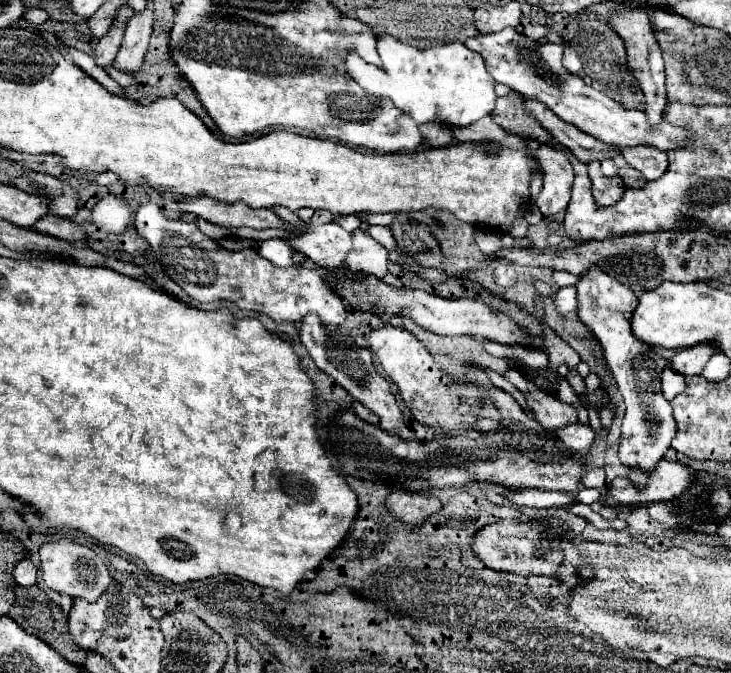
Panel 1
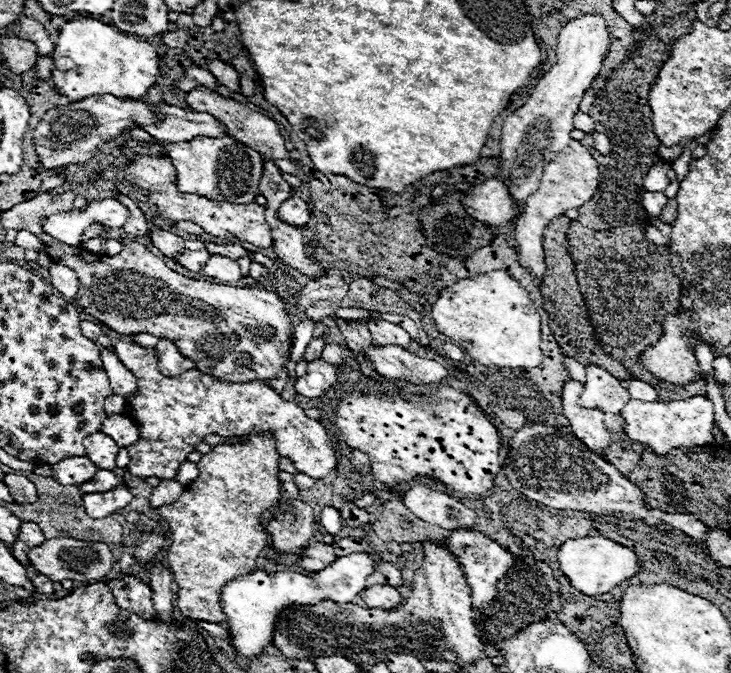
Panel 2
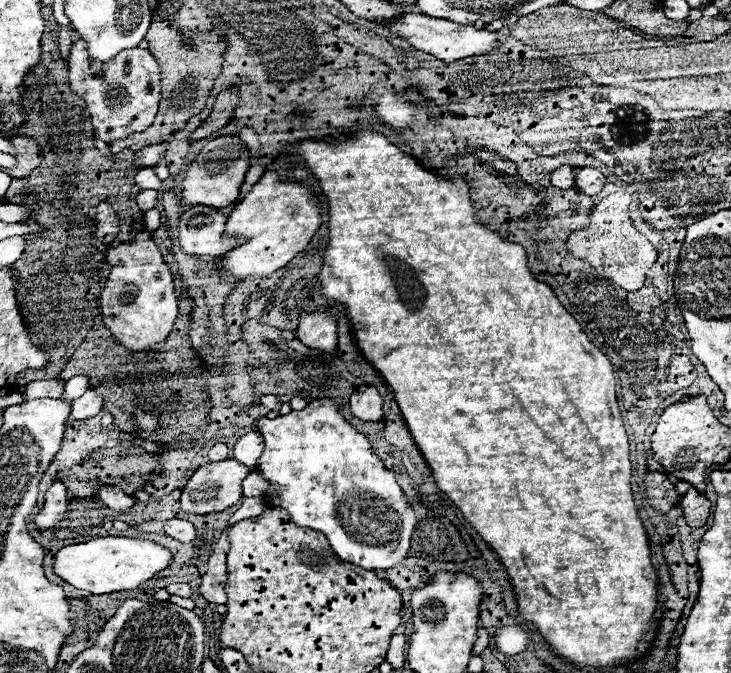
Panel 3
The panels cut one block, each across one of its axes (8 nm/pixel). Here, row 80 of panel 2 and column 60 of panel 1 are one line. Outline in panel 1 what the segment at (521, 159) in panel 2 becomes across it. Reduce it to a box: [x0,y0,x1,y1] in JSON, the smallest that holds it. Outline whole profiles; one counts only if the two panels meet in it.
[40,540,112,602]

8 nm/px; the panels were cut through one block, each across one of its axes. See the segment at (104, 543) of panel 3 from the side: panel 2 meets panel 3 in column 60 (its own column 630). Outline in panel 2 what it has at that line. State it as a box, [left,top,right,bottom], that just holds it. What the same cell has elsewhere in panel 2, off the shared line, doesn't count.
[558,536,642,596]

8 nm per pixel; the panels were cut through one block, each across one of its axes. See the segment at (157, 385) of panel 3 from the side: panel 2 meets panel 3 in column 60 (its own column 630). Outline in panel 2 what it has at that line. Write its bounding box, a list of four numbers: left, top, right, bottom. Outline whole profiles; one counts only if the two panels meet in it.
[542,214,634,380]

